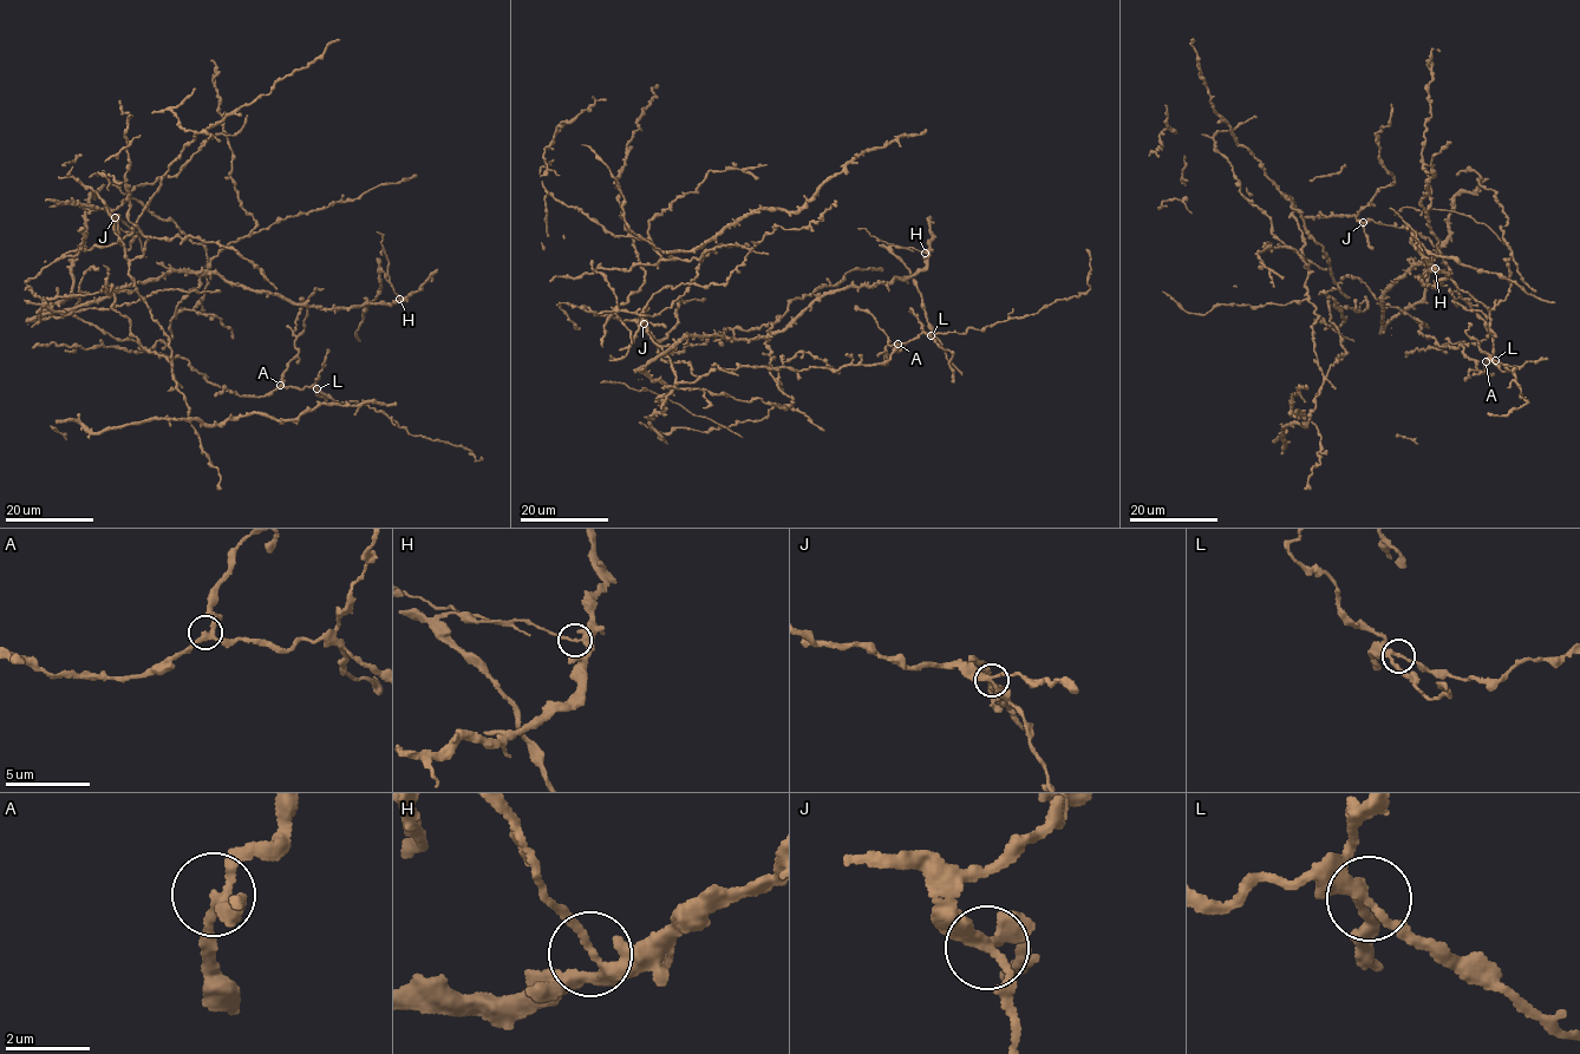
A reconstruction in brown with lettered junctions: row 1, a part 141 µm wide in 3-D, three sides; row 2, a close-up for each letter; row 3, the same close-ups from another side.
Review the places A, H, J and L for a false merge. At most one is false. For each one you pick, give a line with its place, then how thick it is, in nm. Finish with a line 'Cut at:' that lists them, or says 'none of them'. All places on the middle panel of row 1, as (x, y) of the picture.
H: at (925, 253); 200 nm thick
Cut at: H

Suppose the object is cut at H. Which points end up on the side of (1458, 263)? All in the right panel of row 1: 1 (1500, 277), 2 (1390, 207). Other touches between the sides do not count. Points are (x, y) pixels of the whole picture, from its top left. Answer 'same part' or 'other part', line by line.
1: same part
2: same part

